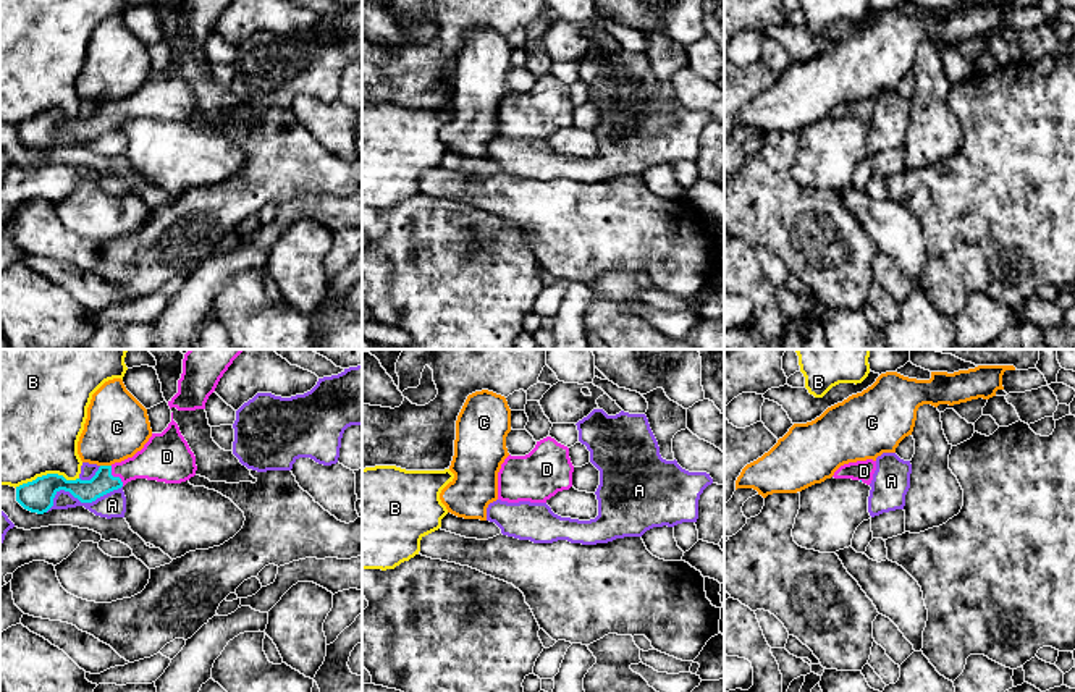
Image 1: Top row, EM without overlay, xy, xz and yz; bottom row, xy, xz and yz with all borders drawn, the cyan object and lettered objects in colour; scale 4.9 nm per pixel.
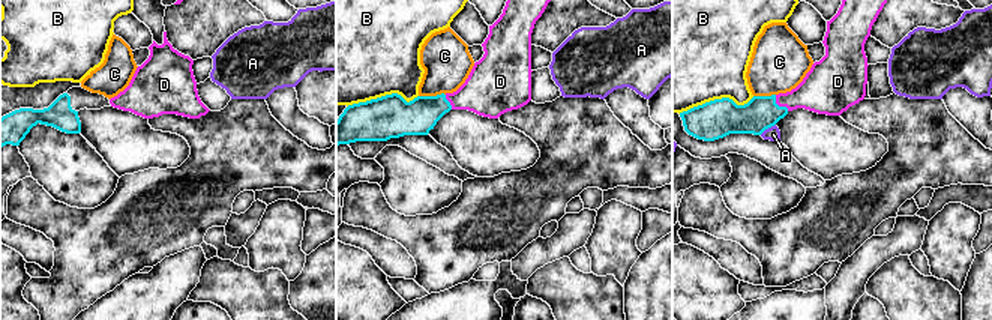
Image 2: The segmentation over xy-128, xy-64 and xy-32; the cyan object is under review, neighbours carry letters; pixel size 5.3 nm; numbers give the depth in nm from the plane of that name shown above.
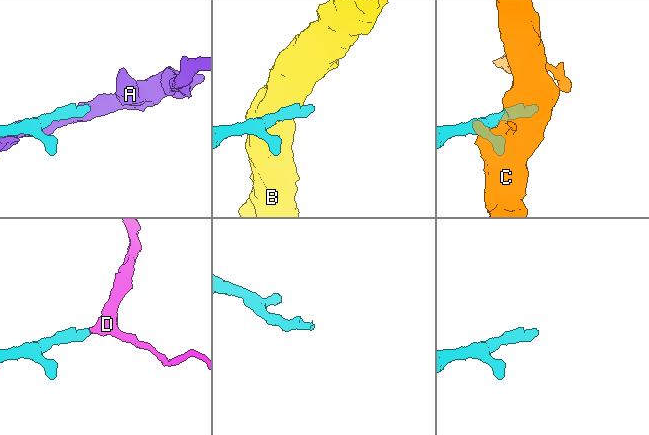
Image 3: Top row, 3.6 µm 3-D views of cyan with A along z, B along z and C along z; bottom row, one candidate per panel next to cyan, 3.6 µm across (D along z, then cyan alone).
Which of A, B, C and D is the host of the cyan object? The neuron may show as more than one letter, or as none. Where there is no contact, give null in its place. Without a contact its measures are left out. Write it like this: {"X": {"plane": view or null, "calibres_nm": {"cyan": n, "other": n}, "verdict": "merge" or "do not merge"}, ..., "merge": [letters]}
{"A": {"plane": "xy", "calibres_nm": {"cyan": 160, "other": 130}, "verdict": "do not merge"}, "B": {"plane": "xy", "calibres_nm": {"cyan": 160, "other": 500}, "verdict": "do not merge"}, "C": {"plane": "xy", "calibres_nm": {"cyan": 110, "other": 320}, "verdict": "do not merge"}, "D": {"plane": "xy", "calibres_nm": {"cyan": 110, "other": 220}, "verdict": "merge"}, "merge": ["D"]}

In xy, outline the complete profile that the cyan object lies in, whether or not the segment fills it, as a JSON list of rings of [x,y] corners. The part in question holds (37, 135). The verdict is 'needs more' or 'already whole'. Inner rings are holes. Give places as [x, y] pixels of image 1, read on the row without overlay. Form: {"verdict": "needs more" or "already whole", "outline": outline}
{"verdict": "needs more", "outline": [[[171,50],[168,65],[162,71],[152,71],[133,95],[100,103],[91,118],[66,118],[58,112],[37,115],[16,124],[16,139],[31,150],[44,152],[53,144],[60,128],[70,129],[81,141],[92,141],[136,116],[181,121],[194,115],[196,108],[196,94]]]}

